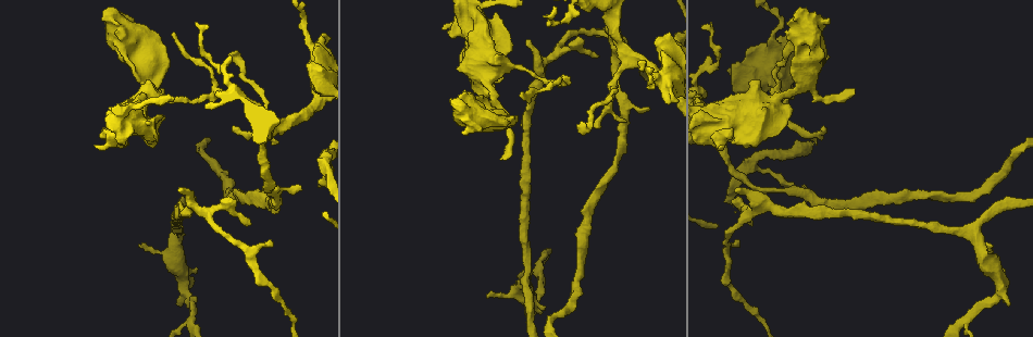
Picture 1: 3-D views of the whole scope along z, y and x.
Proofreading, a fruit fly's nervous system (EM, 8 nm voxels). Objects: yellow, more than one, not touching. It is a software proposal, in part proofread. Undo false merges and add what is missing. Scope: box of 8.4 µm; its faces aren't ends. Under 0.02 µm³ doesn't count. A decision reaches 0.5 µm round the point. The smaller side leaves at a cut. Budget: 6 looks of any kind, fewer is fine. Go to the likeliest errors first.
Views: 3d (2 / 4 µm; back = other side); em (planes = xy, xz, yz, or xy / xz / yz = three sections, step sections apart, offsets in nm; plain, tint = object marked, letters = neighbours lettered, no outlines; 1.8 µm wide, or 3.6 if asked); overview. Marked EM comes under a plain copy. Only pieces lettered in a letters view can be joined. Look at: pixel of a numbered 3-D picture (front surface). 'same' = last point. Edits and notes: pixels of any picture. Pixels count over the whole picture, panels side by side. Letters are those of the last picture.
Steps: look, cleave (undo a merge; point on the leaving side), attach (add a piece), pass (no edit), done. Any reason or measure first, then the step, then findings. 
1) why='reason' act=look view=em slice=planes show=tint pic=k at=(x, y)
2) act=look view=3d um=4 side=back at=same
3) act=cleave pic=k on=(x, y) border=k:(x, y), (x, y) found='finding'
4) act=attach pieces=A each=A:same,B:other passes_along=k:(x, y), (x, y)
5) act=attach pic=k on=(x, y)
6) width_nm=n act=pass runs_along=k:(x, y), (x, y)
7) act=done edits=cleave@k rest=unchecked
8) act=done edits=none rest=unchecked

why='free end' act=look view=3d um=2 pic=1 at=(735, 190)

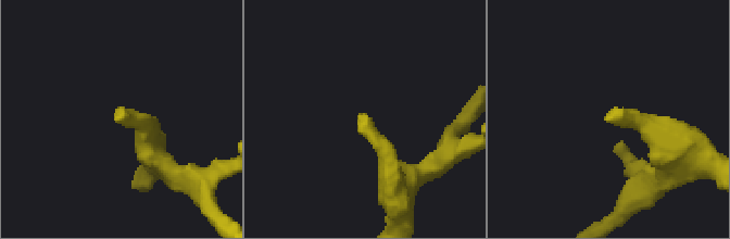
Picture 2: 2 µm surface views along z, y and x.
act=look view=em slice=planes show=letters pic=2 at=(606, 120)

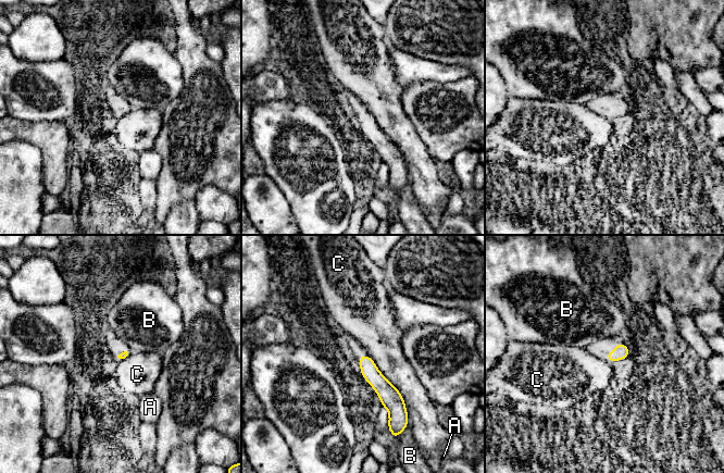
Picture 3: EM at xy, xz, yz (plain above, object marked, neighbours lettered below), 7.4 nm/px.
longest_contact=C:550nm act=pass each=A:other,B:other,C:other runs_along=3:(364, 358), (397, 412) found='none of them fits'

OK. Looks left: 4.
why='thick turns thin' act=look view=em um=3.6 slice=xy step=8 show=tint pic=1 at=(145, 128)

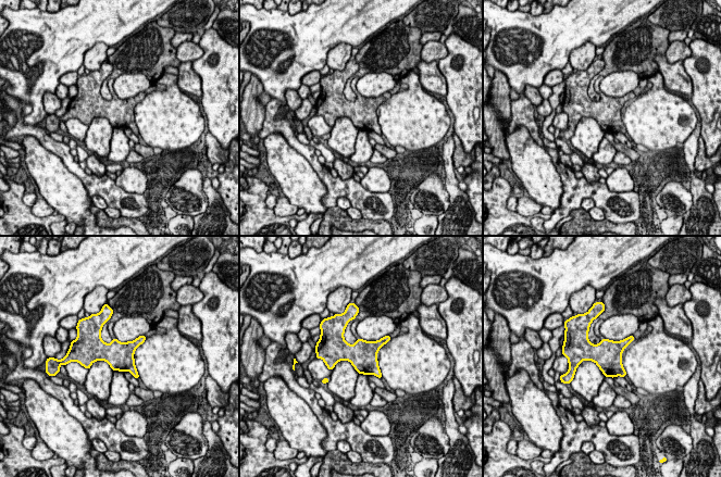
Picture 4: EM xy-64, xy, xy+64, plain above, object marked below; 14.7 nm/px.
act=look view=em um=3.6 slice=planes show=letters at=same

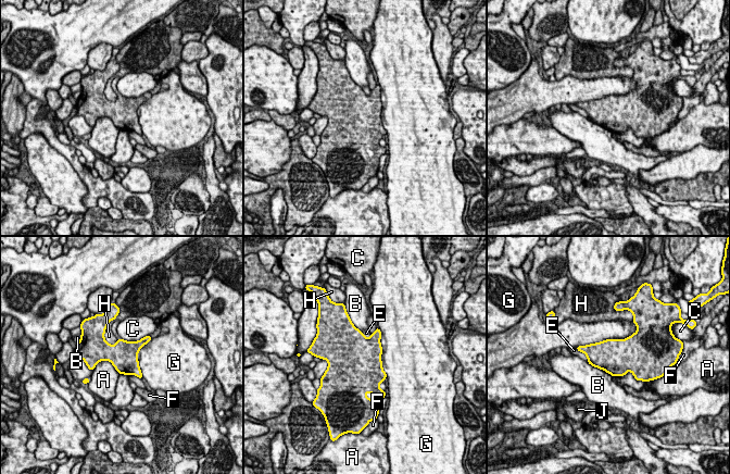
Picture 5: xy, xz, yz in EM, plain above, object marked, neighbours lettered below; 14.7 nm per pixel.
act=pass each=A:other,B:other,C:other,E:other,F:other,G:other,H:other,J:other border=5:(92, 369), (109, 361), (120, 373) found='all the same cell'

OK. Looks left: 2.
act=done edits=none rest=unchecked

